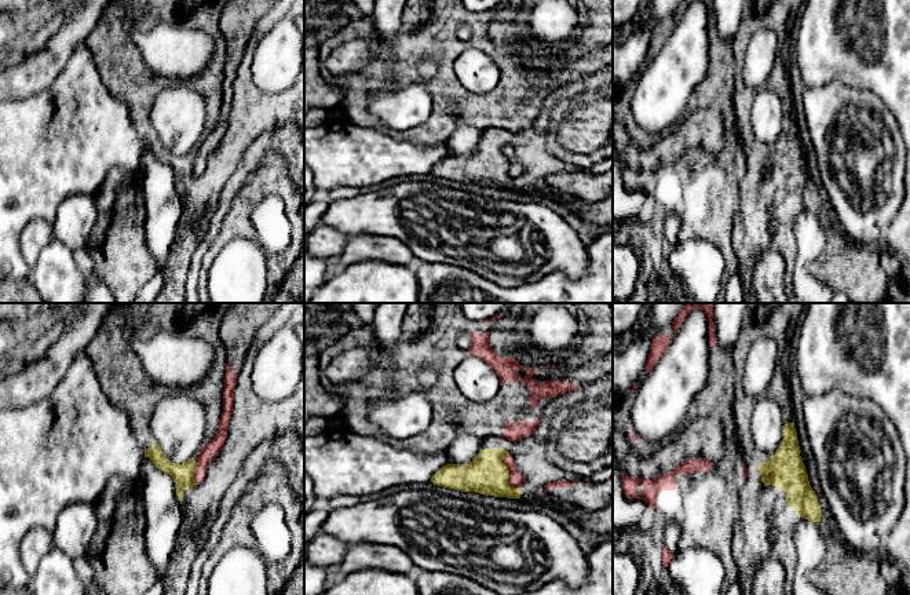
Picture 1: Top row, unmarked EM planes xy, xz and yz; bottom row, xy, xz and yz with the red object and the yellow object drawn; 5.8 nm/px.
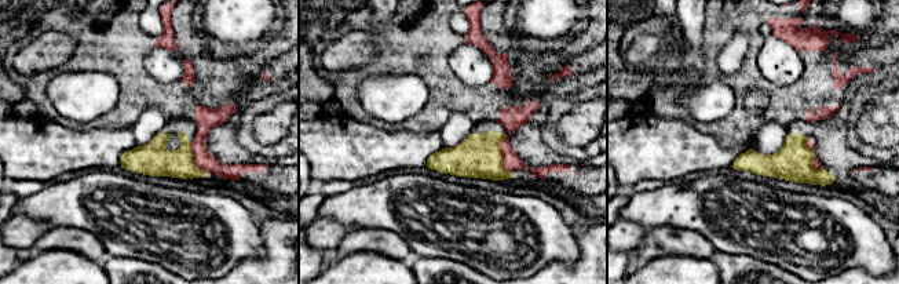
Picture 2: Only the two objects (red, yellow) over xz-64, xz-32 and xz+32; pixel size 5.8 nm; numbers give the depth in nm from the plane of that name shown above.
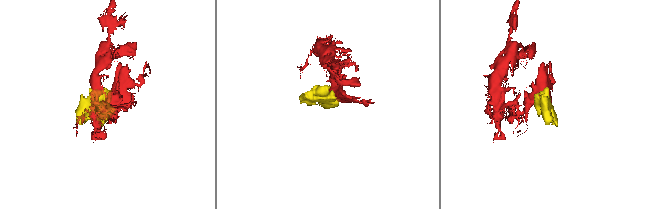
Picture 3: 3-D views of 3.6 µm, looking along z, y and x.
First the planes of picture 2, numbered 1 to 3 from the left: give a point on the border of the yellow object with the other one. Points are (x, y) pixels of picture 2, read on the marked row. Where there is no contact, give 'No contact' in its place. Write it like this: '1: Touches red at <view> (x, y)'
1: Touches red at xz-64 (193, 159)
2: Touches red at xz-32 (501, 155)
3: Touches red at xz+32 (814, 164)

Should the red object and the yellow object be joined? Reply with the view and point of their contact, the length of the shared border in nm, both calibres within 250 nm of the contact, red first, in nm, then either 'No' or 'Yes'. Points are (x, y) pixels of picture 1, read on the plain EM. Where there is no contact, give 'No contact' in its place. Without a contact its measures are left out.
Touches red at xz (510, 165). Shared border 220 nm. Thickness 80 nm (red) against 240 nm. No

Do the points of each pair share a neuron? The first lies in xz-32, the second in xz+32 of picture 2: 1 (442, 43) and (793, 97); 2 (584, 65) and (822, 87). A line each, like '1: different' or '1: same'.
1: same
2: same

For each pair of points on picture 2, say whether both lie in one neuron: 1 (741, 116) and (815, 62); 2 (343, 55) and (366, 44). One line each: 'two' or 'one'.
1: one
2: one

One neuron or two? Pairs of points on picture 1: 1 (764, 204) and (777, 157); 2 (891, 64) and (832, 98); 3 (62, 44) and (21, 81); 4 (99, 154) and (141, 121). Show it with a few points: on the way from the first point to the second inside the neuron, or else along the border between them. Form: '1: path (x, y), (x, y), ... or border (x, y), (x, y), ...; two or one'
1: path (781, 204), (792, 194), (792, 174); one
2: border (819, 86), (841, 81), (865, 88), (881, 101); two
3: path (59, 58), (55, 64), (46, 64), (35, 73); one
4: border (117, 98), (127, 108), (128, 116), (143, 143); two

